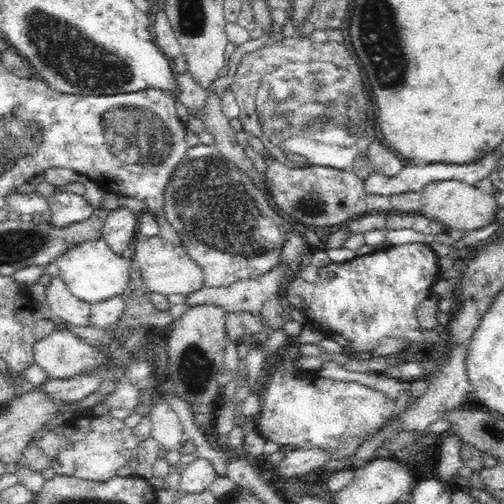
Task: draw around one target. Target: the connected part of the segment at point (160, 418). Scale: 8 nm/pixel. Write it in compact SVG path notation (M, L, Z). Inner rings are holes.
M156 399L148 415L153 422L151 438L159 442L164 450L180 450L187 437L184 426L181 426L178 414L172 407Z

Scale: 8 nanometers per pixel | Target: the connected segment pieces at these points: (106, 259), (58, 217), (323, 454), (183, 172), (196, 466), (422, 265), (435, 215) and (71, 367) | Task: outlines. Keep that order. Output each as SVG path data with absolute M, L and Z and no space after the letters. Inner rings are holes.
M104 237L72 245L63 255L57 256L59 277L67 284L73 296L90 304L123 295L129 284L130 259L108 246Z
M56 187L47 202L52 213L52 227L56 228L87 220L95 212L84 196L66 192L60 187Z
M320 448L295 449L288 451L278 465L274 466L274 477L279 476L302 476L324 466L326 462L330 462L331 458L335 458L334 452L328 452Z
M198 144L186 152L166 184L163 212L187 253L203 268L208 287L227 288L242 280L256 279L280 262L282 246L288 235L282 216L268 196L252 183L250 176L224 158L214 144Z
M196 456L194 461L182 467L179 488L184 493L204 492L217 476L210 460Z
M428 243L392 245L383 251L374 250L369 255L320 267L320 278L315 284L309 284L295 276L287 284L285 296L299 295L304 299L302 310L305 312L305 323L314 325L323 333L338 332L351 342L343 347L348 354L371 352L384 338L403 338L407 342L407 349L416 349L418 342L422 342L422 327L416 317L416 310L424 299L432 295L432 288L440 279L445 265L446 262L436 255Z
M440 180L428 184L421 194L422 208L419 214L436 220L446 226L447 230L461 232L478 230L496 221L496 214L500 207L489 193L484 193L476 186L469 186L460 180Z
M55 328L35 344L35 364L48 379L72 378L106 368L109 362L104 351L75 336L70 328Z

